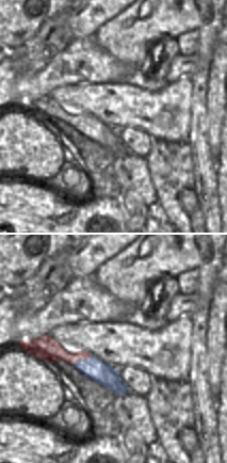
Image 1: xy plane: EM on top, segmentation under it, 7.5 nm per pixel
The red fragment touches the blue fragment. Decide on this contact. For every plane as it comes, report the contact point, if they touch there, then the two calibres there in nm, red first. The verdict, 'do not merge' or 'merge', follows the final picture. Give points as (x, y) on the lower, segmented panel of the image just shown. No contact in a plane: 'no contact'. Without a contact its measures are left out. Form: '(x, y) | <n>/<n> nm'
(82, 358) | 170/160 nm

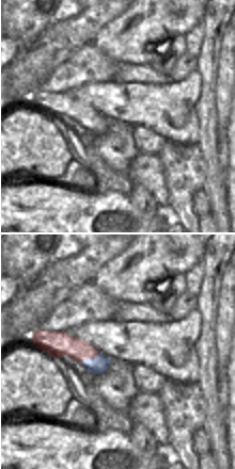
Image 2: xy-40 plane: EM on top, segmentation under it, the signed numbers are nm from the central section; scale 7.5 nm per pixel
(90, 358) | 180/140 nm

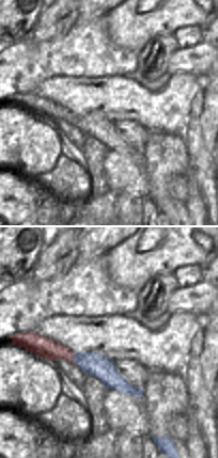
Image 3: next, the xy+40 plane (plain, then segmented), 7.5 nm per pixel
(73, 361) | 150/180 nm

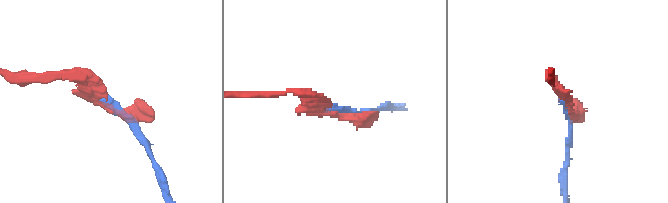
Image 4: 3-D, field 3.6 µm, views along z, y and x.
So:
merge

